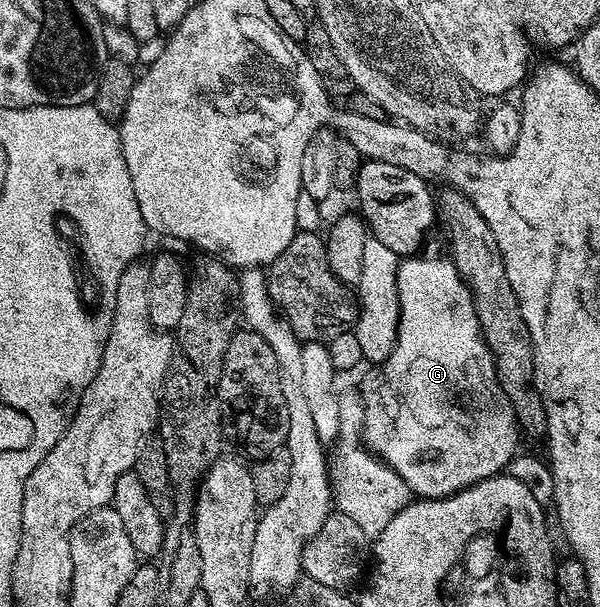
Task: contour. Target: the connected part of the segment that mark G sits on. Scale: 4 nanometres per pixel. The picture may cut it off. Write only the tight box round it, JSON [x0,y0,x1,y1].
[364,257,522,499]

